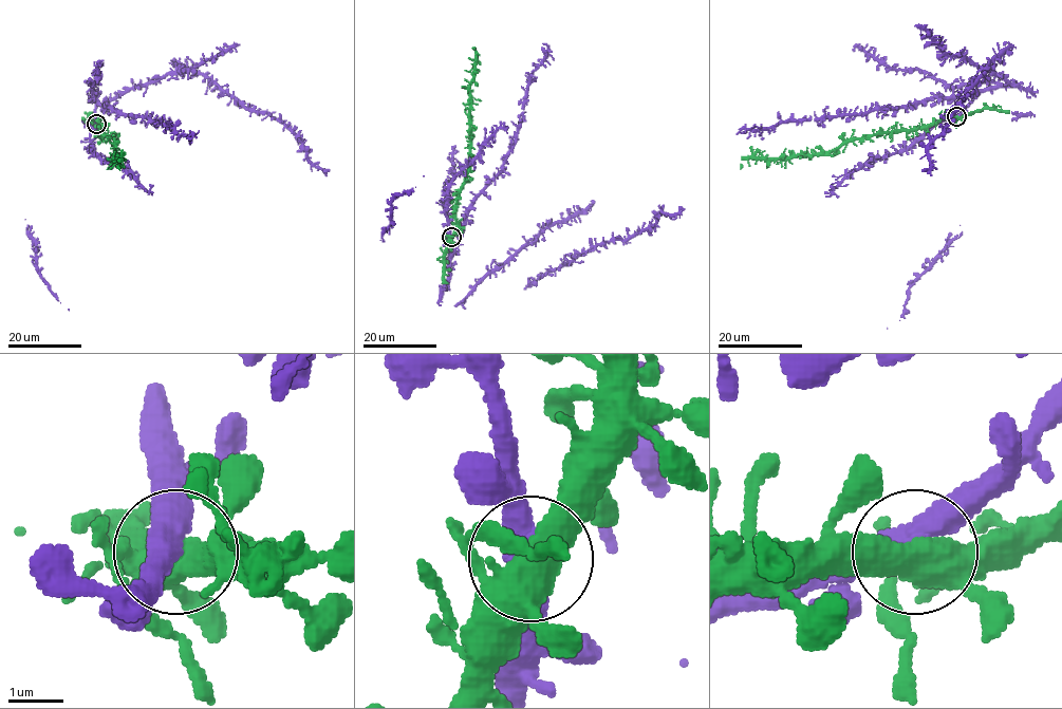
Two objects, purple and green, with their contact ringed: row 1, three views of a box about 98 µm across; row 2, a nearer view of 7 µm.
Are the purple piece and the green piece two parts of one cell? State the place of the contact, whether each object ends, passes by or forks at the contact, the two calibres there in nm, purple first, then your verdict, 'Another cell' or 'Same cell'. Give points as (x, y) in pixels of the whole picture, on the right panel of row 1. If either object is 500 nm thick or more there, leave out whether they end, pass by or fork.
Place: (956, 116). At the ring purple passes by. At the ring green forks. Thickness 440 nm (purple) against 480 nm. Same cell

